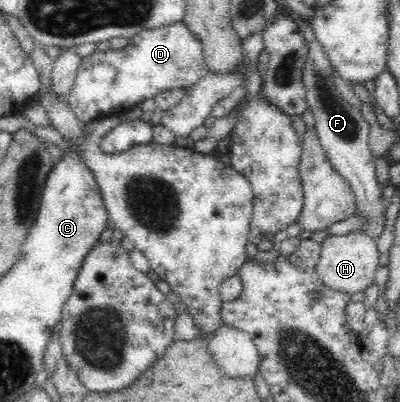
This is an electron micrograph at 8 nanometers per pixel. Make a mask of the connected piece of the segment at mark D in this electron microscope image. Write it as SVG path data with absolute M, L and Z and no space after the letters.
M183 21L142 30L128 38L125 48L96 50L82 58L79 66L67 103L82 123L136 107L163 90L187 89L208 73L202 44Z

